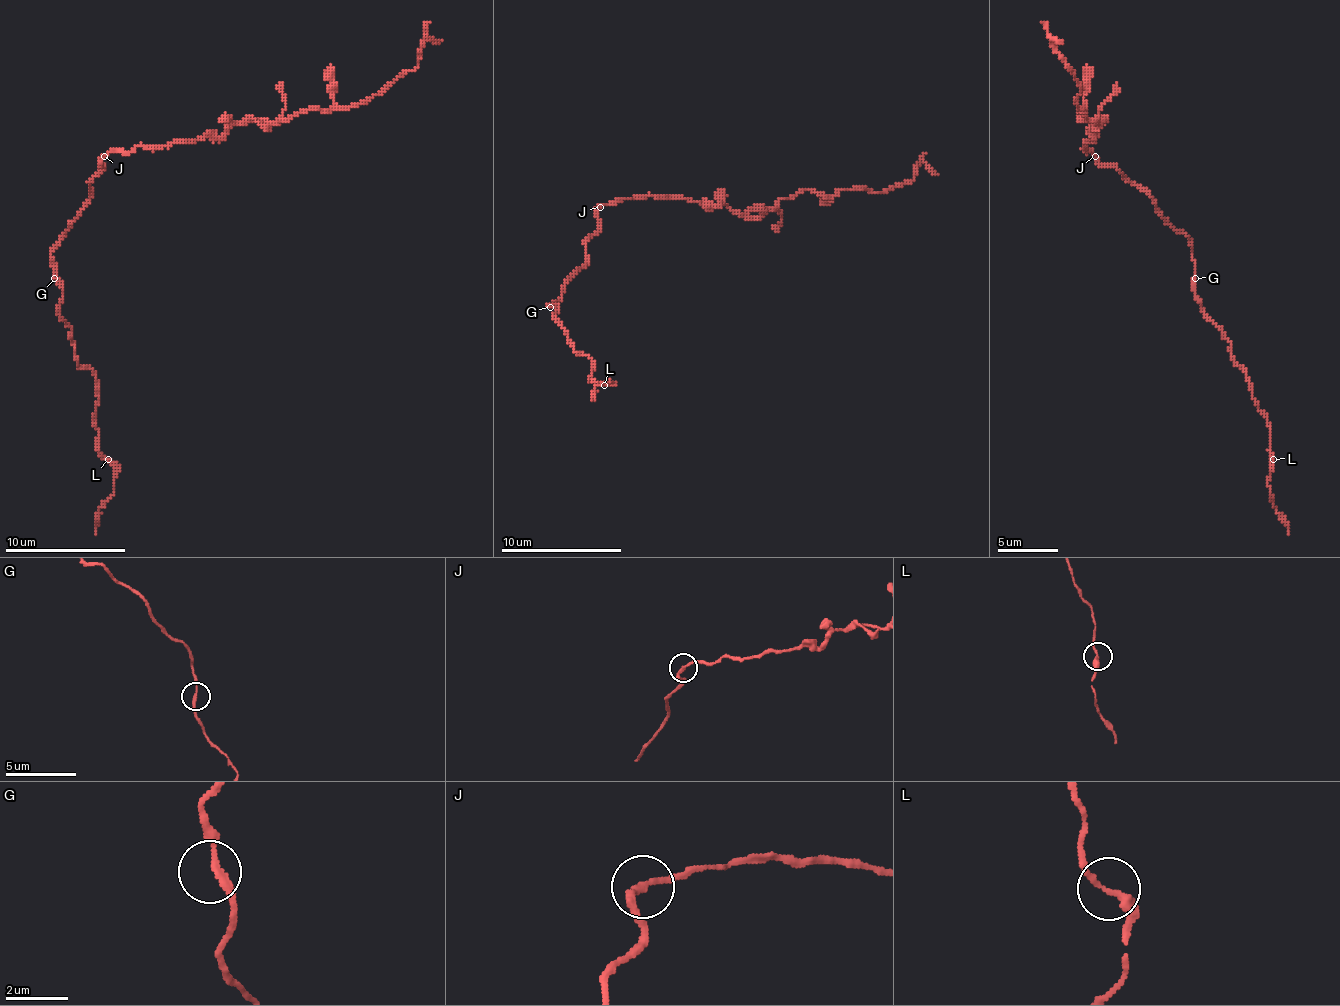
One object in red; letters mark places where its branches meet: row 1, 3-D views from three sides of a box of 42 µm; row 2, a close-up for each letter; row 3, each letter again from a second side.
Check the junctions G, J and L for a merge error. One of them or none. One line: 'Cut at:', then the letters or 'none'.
Cut at: none

